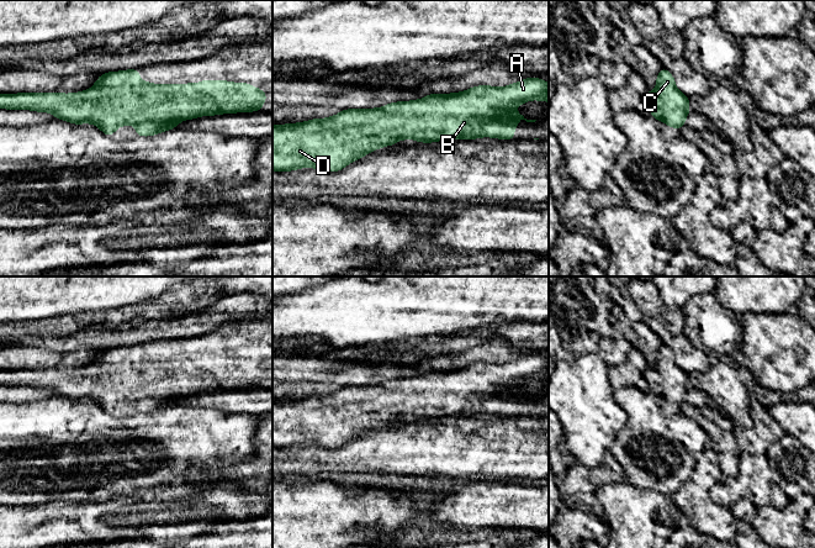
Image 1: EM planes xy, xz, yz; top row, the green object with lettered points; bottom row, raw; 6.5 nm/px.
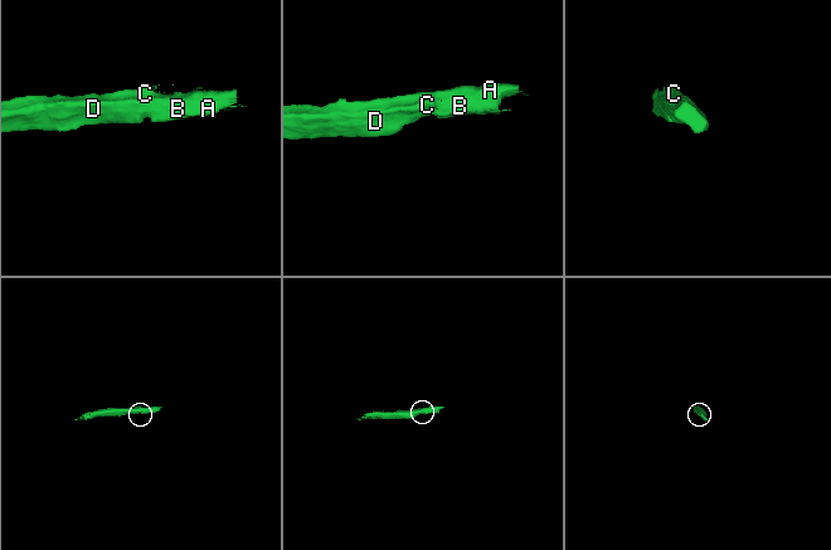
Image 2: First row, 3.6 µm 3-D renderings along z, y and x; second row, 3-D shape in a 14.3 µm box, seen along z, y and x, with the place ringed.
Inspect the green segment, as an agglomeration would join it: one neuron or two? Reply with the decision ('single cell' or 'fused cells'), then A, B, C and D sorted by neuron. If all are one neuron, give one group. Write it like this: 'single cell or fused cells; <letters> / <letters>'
single cell; A B C D

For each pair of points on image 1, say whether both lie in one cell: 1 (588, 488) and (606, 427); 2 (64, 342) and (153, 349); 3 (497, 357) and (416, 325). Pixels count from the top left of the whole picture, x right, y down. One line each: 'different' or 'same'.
1: different
2: different
3: different

